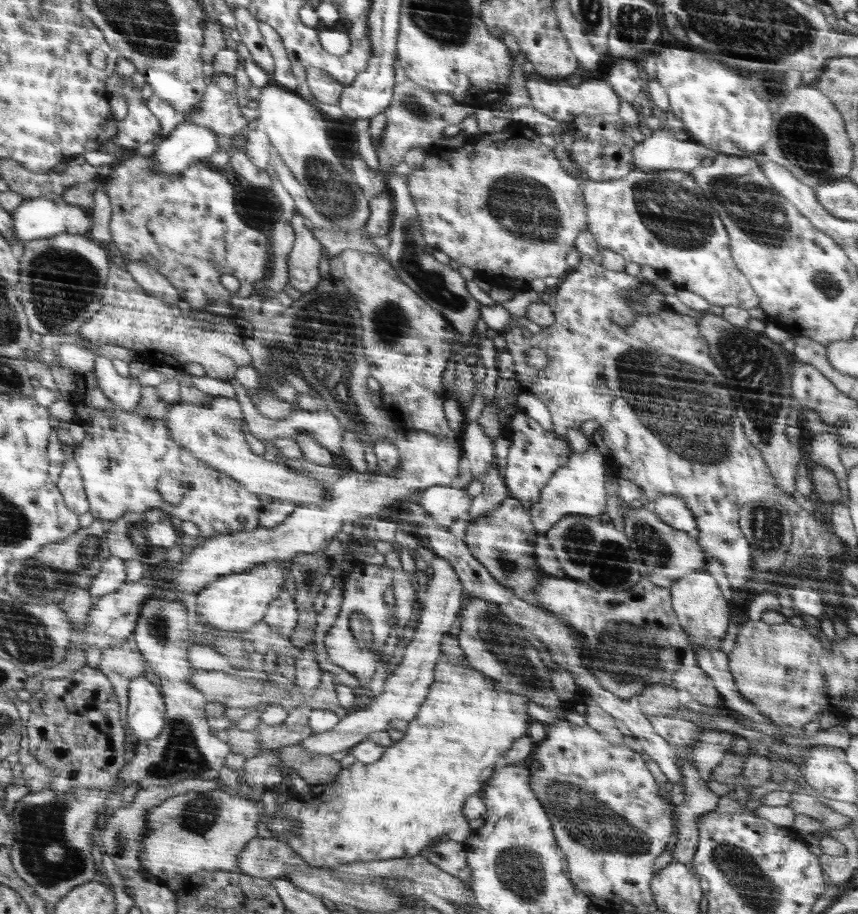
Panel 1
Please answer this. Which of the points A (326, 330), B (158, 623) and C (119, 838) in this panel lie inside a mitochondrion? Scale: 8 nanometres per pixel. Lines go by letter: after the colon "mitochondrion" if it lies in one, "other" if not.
A: mitochondrion
B: mitochondrion
C: mitochondrion

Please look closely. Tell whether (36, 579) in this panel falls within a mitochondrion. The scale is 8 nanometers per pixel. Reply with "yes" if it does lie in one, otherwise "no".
yes

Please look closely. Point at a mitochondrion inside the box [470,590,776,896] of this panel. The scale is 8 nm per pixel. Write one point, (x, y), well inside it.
(587, 821)

